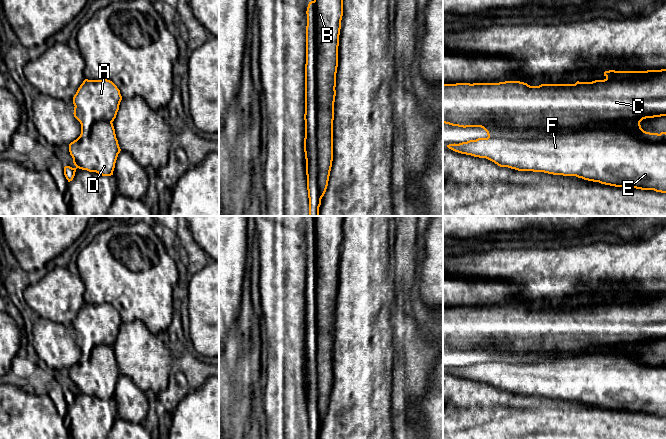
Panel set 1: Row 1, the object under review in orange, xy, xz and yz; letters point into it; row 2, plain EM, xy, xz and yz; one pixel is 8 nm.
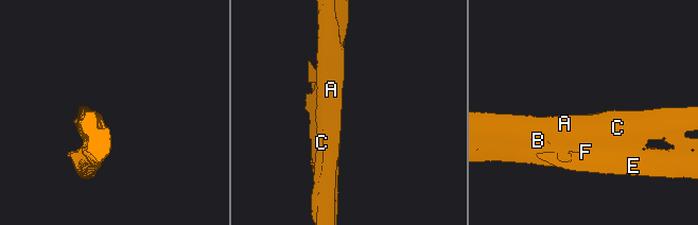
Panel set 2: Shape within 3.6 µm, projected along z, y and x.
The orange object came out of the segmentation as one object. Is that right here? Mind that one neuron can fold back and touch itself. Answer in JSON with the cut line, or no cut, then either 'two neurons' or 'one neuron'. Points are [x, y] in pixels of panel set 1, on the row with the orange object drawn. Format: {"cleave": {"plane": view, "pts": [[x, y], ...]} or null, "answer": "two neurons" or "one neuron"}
{"cleave": {"plane": "yz", "pts": [[665, 97], [545, 97], [523, 115], [519, 126], [477, 126]]}, "answer": "two neurons"}

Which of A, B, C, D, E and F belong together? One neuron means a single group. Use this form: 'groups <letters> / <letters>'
groups A / B C D E F

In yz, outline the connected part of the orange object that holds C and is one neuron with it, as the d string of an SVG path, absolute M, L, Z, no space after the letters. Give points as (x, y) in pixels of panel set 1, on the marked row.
M548 97L523 115L520 127L481 124L478 127L487 132L487 138L447 147L518 171L576 176L615 187L666 193L666 132L646 132L640 125L643 119L661 116L666 116L666 98Z

